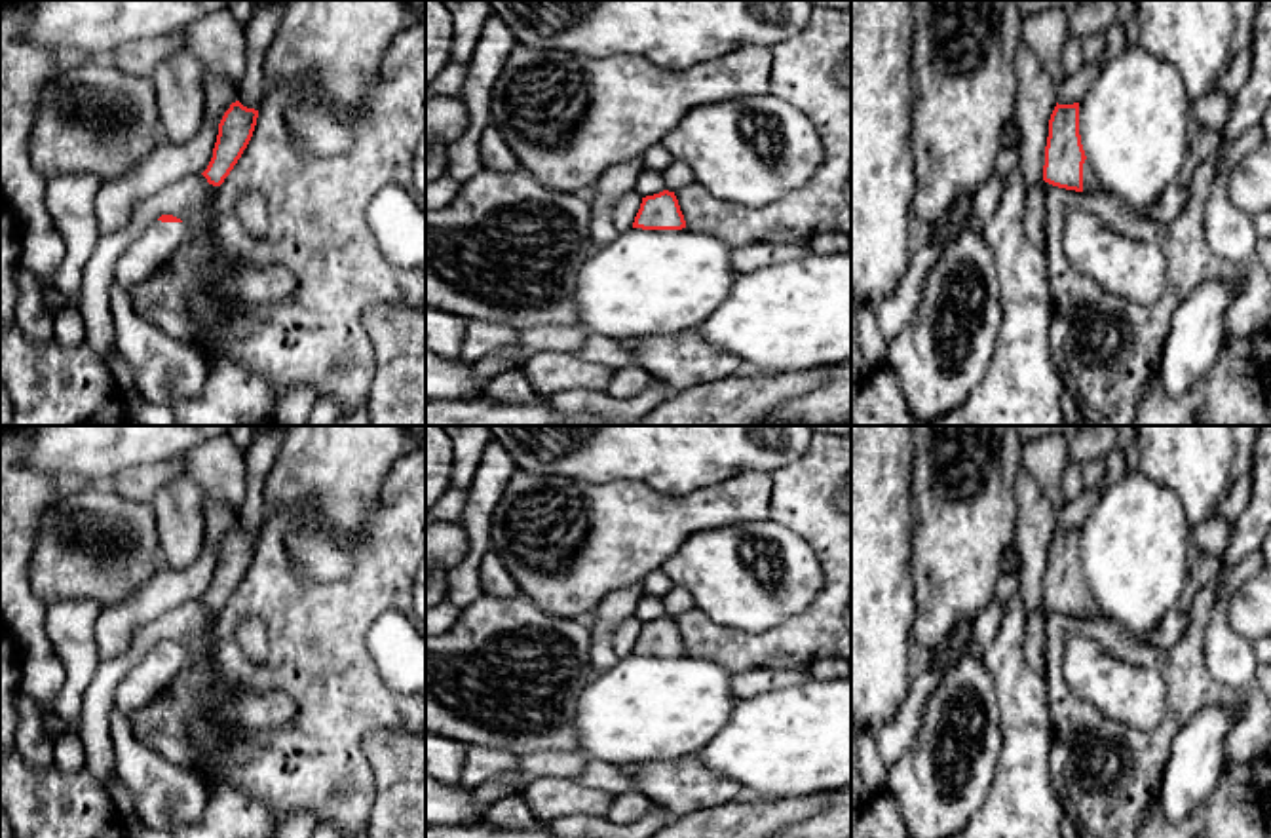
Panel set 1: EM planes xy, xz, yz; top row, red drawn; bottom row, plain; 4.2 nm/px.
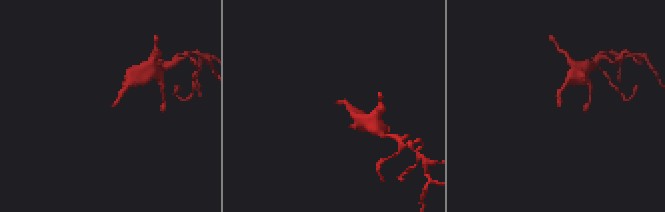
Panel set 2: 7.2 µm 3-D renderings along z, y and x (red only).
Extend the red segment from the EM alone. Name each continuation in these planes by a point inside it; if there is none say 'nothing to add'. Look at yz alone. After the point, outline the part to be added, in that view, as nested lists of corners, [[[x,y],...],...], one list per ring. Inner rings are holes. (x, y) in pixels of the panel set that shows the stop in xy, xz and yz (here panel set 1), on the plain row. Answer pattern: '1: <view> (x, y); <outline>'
1: yz (1089, 609); [[[1087,585],[1083,589],[1083,618],[1100,618],[1100,612],[1096,608]]]

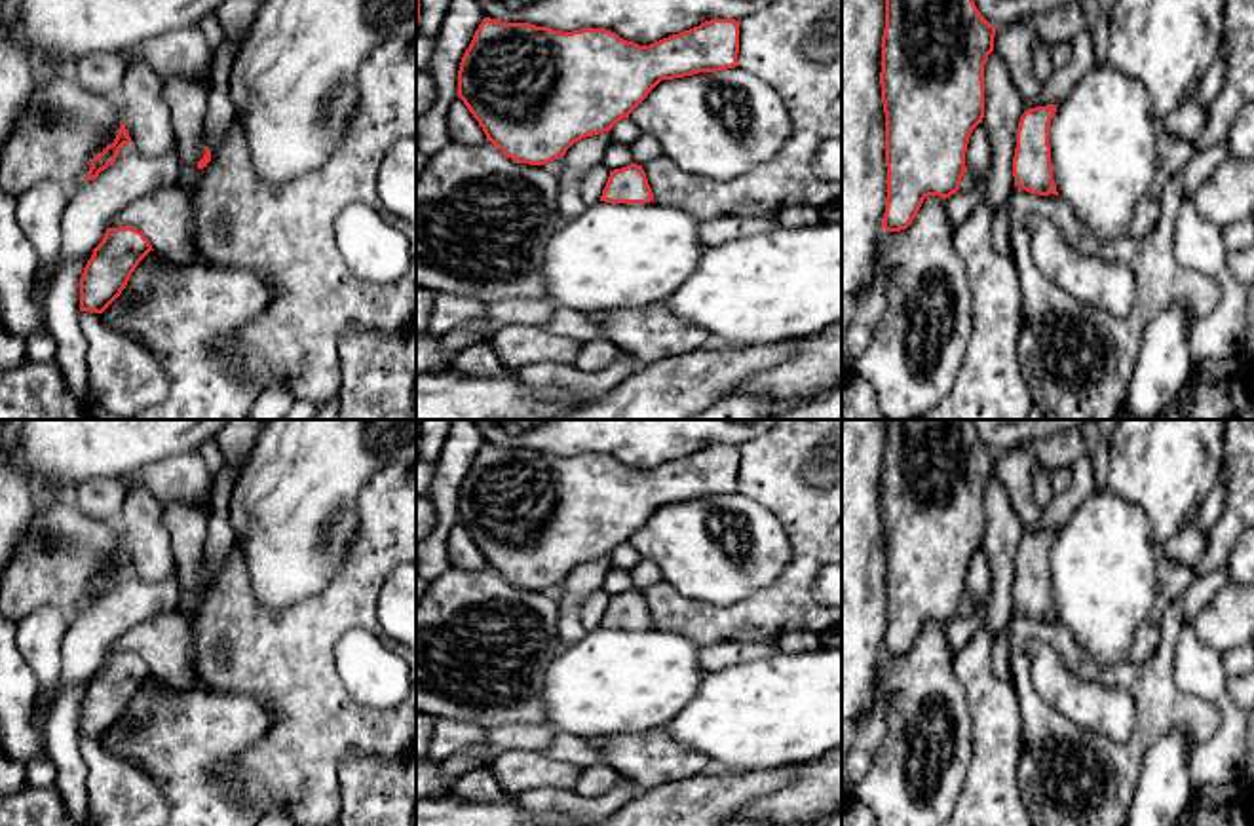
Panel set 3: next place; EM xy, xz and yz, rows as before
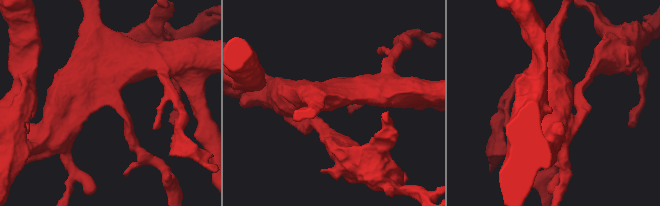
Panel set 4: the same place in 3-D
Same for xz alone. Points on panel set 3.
nothing to add

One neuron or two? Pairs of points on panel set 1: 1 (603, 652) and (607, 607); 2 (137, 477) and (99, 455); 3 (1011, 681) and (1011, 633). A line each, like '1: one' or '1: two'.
1: one
2: two
3: one

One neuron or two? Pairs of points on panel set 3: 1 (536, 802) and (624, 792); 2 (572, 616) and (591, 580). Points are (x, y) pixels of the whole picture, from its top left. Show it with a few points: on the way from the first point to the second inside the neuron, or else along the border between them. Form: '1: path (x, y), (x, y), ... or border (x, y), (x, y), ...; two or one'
1: path (557, 802), (603, 806); one
2: path (572, 606), (572, 599), (582, 589); one

